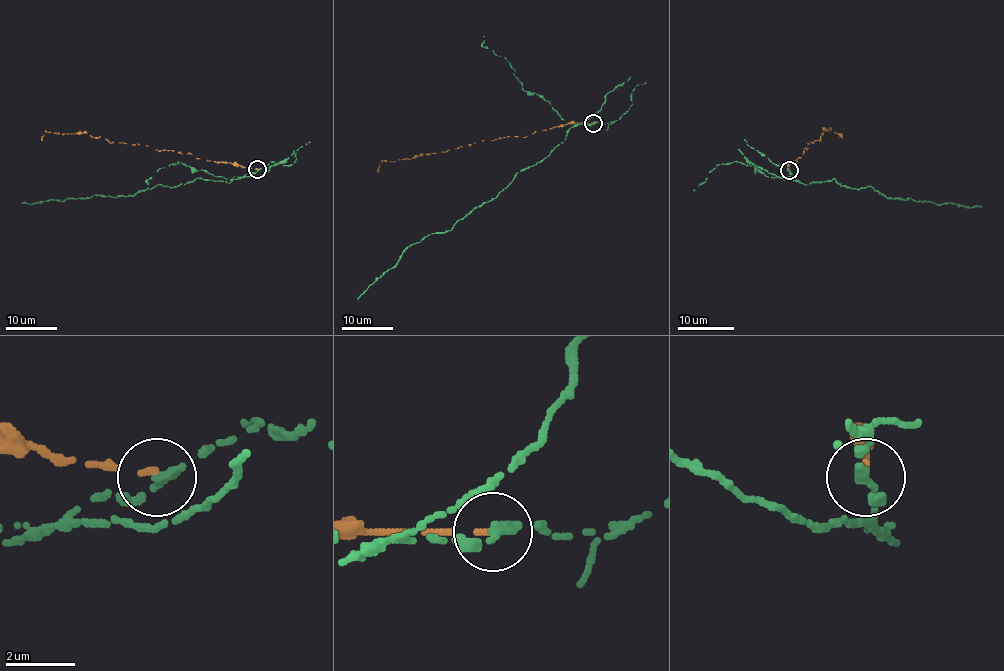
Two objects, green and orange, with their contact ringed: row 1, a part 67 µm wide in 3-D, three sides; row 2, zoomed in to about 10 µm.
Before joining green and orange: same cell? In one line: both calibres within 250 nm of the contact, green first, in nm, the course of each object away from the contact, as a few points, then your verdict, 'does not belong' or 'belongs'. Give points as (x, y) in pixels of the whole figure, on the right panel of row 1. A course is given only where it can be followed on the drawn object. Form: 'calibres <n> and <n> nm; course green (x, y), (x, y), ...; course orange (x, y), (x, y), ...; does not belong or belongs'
calibres 260 and 140 nm; course green (788, 169), (790, 178), (804, 185), (835, 179), (843, 186), (871, 186), (884, 196), (907, 200), (981, 206); course orange (788, 169), (788, 164), (807, 150), (808, 143), (821, 140), (822, 130), (830, 128), (842, 137); does not belong

